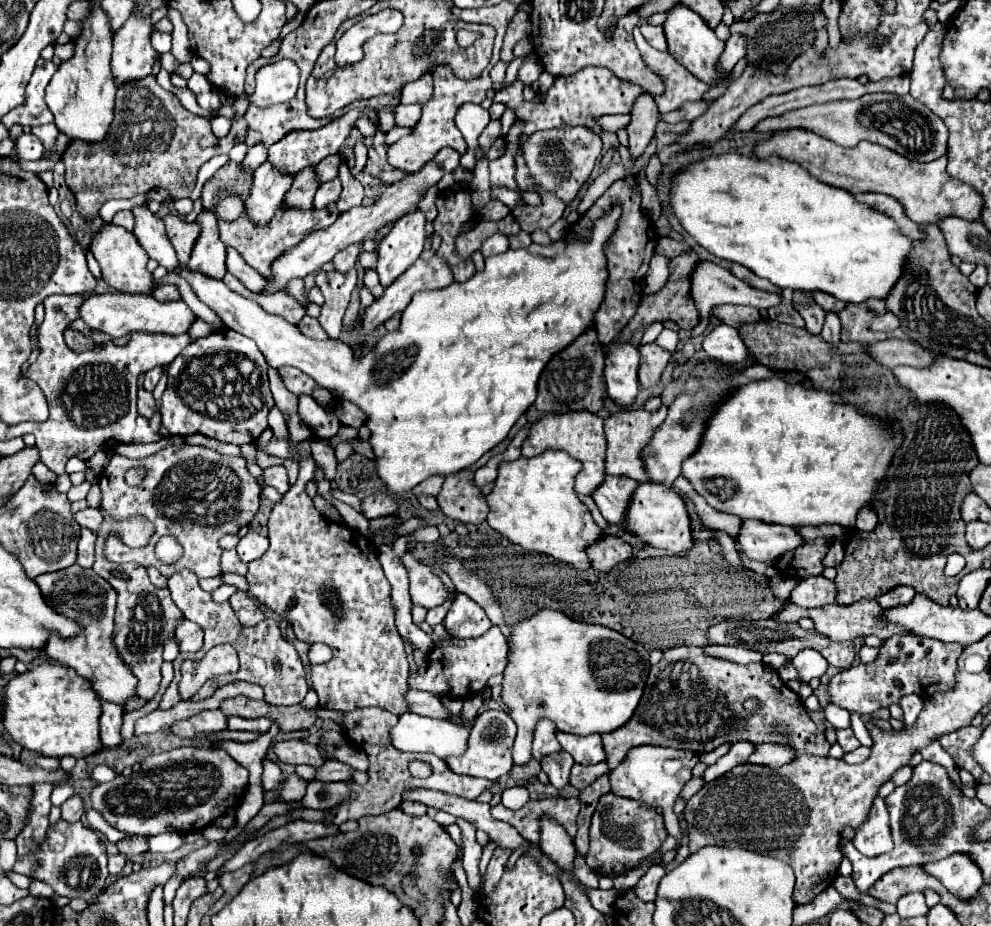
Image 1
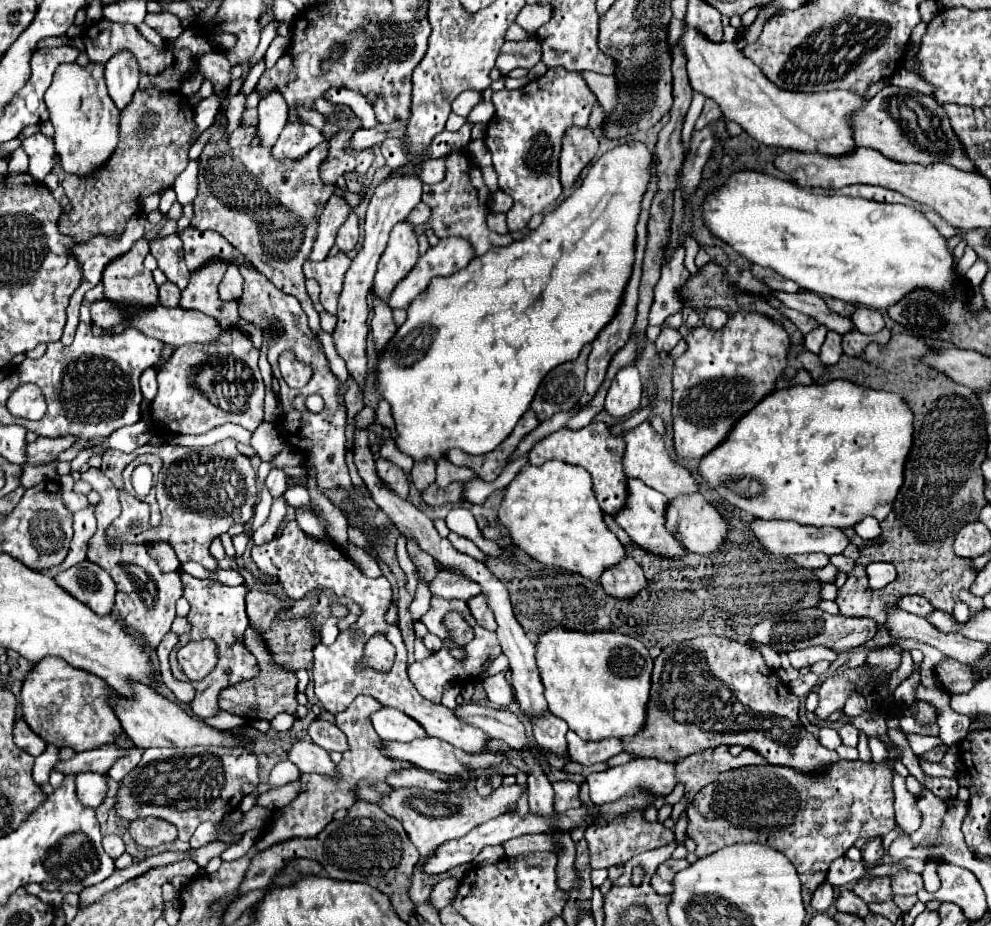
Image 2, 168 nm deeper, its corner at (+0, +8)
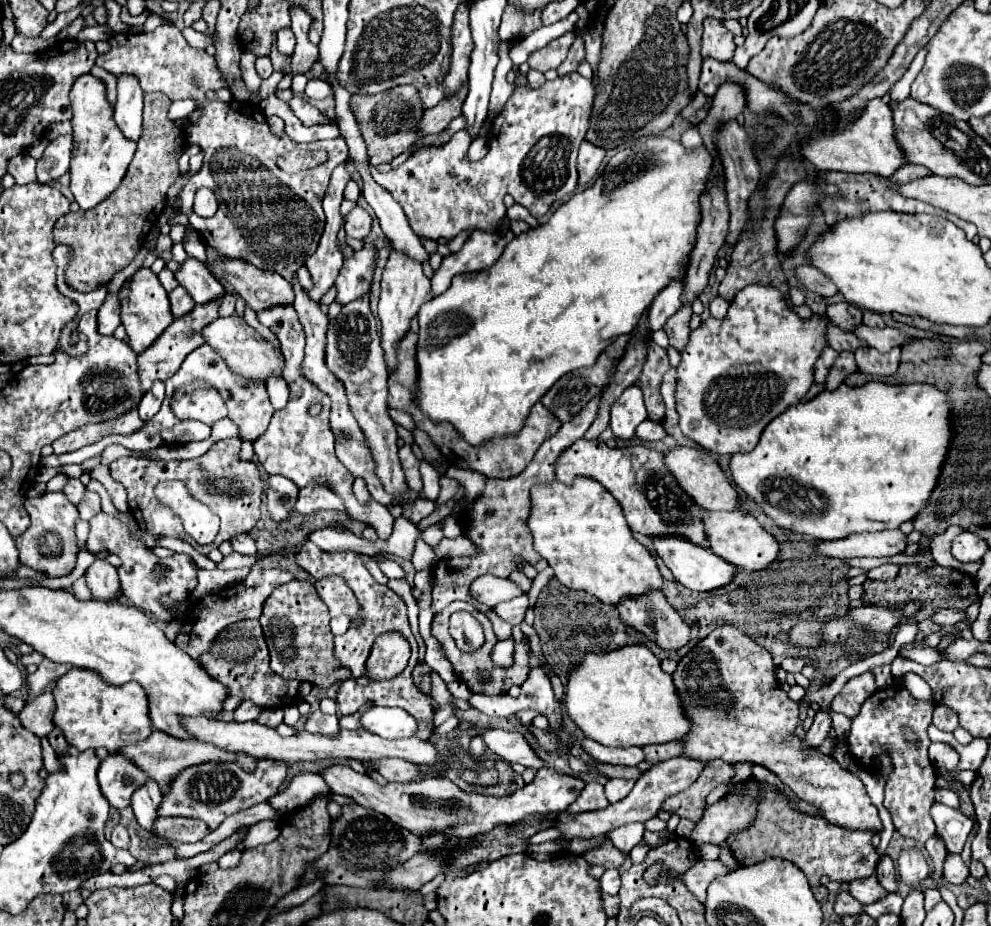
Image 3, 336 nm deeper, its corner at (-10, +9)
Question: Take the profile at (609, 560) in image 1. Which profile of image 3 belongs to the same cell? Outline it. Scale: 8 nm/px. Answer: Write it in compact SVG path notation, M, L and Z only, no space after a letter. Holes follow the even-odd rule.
M649 592L645 596L623 600L617 606L617 610L619 610L619 618L621 618L623 624L627 624L633 630L645 634L649 640L653 640L659 648L663 648L667 652L679 650L685 644L689 644L689 640L691 640L691 628L689 628L689 624L677 614L677 610L667 602L667 598L661 592Z

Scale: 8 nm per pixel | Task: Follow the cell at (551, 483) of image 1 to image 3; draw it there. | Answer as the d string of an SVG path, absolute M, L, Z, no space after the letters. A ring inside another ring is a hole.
M577 478L573 486L555 480L547 486L533 486L533 510L529 528L535 550L555 570L555 578L571 588L585 590L603 604L617 606L621 600L643 596L663 588L663 576L651 552L633 538L619 502L591 478Z

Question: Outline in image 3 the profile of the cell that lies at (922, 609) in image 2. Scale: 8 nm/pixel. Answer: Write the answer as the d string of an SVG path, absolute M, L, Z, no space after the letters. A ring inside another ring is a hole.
M945 608L945 610L937 610L937 612L933 614L933 620L935 620L937 624L941 624L941 626L947 626L947 624L959 624L959 622L967 622L967 624L971 624L971 620L967 618L965 612L949 610L949 608Z

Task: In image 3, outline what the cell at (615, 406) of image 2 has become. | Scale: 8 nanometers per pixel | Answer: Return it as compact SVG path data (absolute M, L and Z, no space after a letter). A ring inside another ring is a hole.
M629 386L611 406L611 430L615 438L627 442L635 438L635 430L643 420L647 420L647 410L641 388Z

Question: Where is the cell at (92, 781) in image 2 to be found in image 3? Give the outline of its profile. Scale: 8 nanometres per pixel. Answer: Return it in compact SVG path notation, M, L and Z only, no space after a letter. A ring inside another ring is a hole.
M109 754L109 758L101 762L97 778L103 796L115 810L131 806L131 794L149 780L147 772L135 768L123 754Z

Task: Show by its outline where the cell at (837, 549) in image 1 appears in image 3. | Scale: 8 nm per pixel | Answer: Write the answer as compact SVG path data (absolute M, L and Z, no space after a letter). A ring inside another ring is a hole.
M883 564L883 566L877 566L873 570L867 572L867 576L871 580L881 580L881 582L887 582L887 580L895 580L899 574L899 566L893 566L893 564Z

